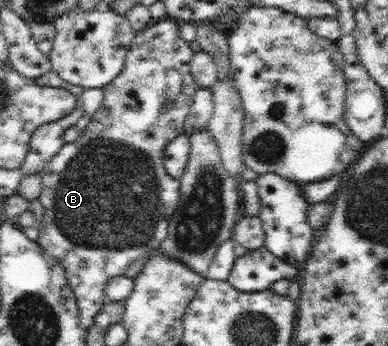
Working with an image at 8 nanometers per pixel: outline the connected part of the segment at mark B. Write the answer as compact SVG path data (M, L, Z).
M173 18L155 20L146 30L138 32L134 40L132 40L132 46L130 46L130 49L126 53L122 72L110 84L103 87L104 101L102 102L102 107L98 109L98 113L94 114L94 117L90 119L86 128L81 130L80 136L73 142L64 143L58 154L40 172L42 184L38 199L45 208L45 215L43 221L38 226L39 237L37 244L46 253L52 254L63 266L67 281L72 287L77 300L81 327L86 330L93 324L95 316L103 307L105 302L105 286L109 278L123 275L135 260L153 254L167 240L168 221L176 212L181 196L180 181L178 178L174 178L167 173L163 165L163 156L167 144L179 134L184 133L185 118L190 112L194 96L199 89L190 72L191 58L194 56L194 53L189 43L180 37L180 26L178 21Z

